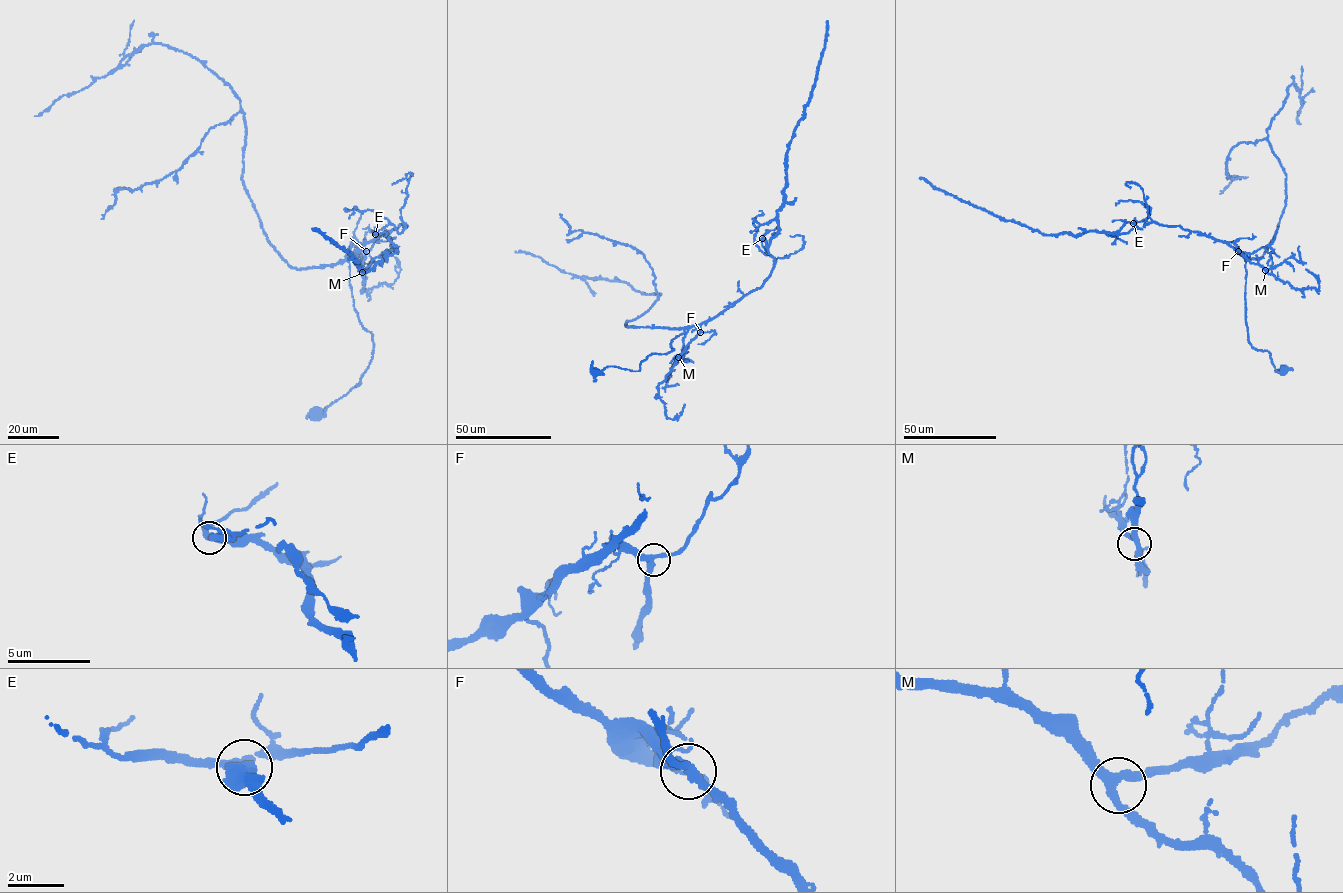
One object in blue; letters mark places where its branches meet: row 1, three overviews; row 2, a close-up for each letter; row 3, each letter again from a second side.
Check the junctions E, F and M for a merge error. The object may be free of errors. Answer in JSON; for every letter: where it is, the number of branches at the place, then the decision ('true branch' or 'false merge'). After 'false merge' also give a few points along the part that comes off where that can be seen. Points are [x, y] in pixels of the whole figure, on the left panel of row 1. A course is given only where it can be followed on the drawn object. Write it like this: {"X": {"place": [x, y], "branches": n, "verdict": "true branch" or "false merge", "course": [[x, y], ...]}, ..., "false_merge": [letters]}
{"E": {"place": [375, 234], "branches": 3, "verdict": "false merge", "course": [[375, 234], [389, 237], [397, 249], [383, 253], [385, 260], [365, 271], [359, 269], [349, 252], [312, 229]]}, "F": {"place": [366, 251], "branches": 3, "verdict": "true branch"}, "M": {"place": [362, 272], "branches": 3, "verdict": "true branch"}, "false_merge": ["E"]}

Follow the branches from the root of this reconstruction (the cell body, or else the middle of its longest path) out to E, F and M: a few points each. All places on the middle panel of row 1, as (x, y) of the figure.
E: (595, 371), (638, 371), (652, 353), (674, 349), (672, 339), (685, 328), (760, 288), (775, 262), (762, 238)
F: (595, 371), (615, 366), (638, 371), (652, 353), (674, 349), (672, 339), (685, 328), (697, 325), (700, 332)
M: (595, 371), (615, 366), (638, 371), (648, 356), (671, 351), (672, 339), (697, 325), (700, 333), (678, 357)

